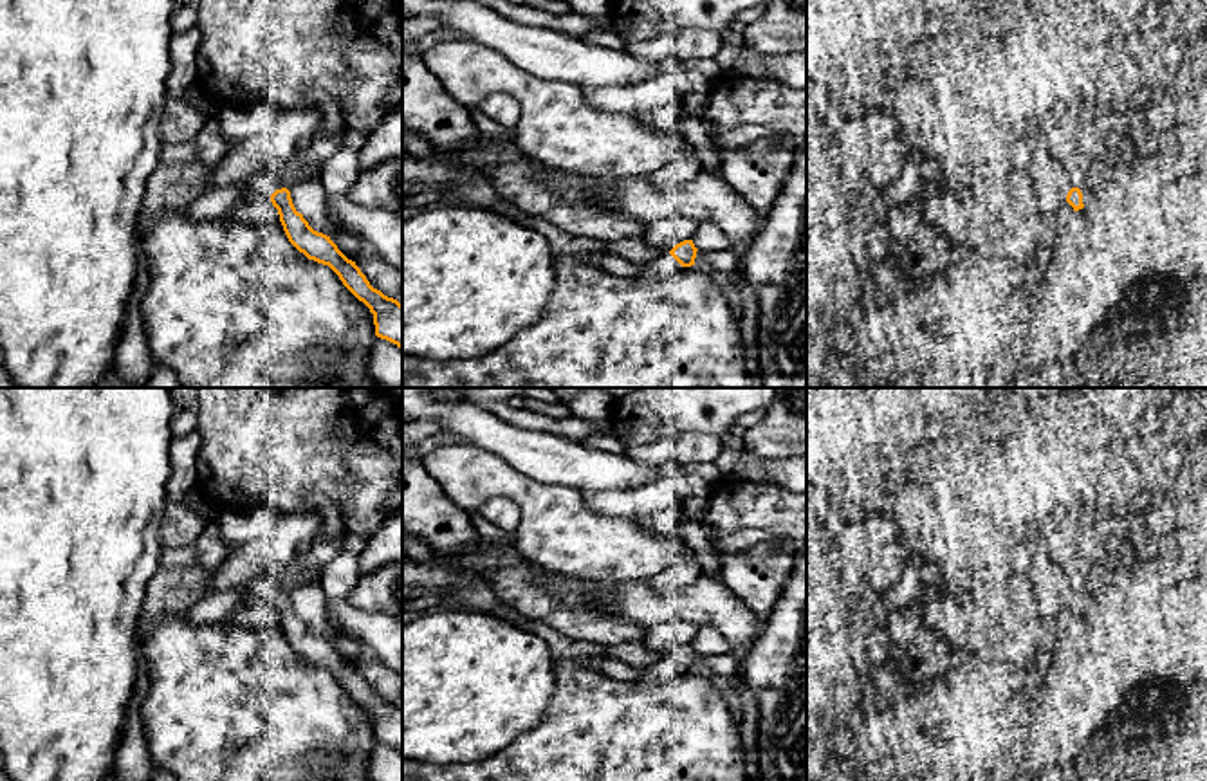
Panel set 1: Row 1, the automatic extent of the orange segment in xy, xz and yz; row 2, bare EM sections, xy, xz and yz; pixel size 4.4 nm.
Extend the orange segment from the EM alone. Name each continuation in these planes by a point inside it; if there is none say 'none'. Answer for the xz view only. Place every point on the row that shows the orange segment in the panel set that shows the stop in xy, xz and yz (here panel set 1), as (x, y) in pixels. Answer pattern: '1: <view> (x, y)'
1: xz (664, 266)

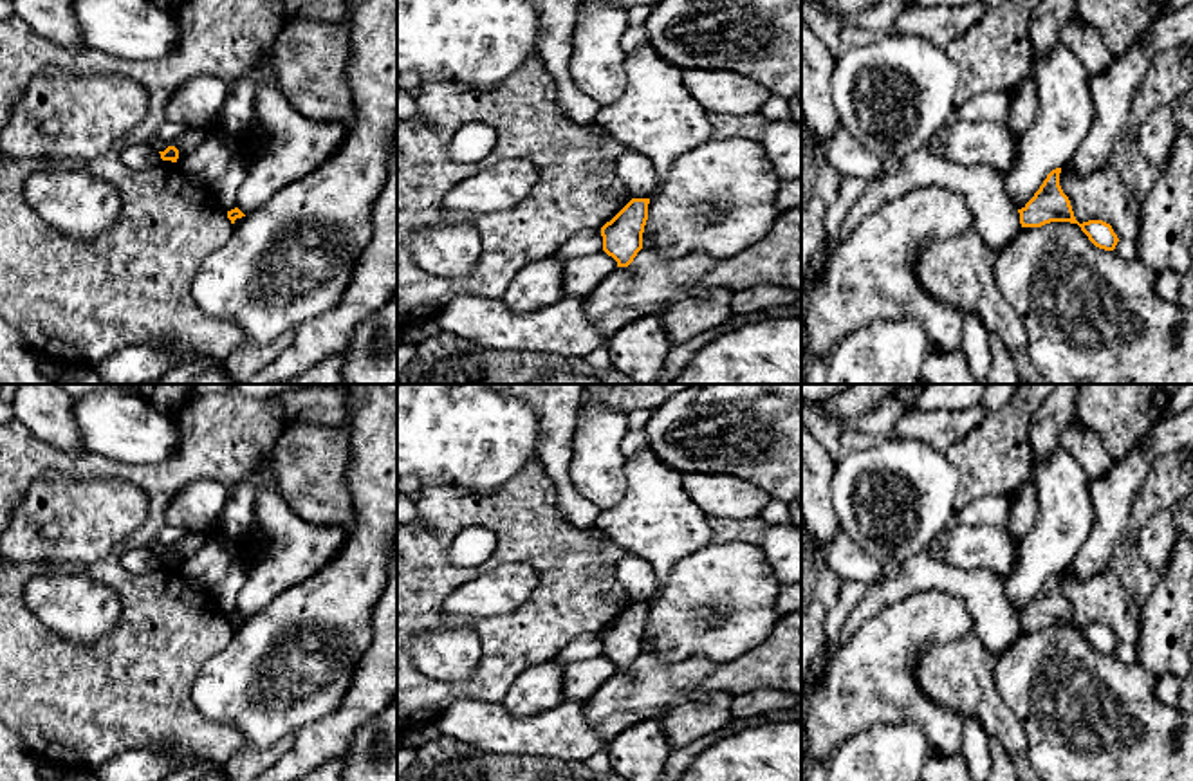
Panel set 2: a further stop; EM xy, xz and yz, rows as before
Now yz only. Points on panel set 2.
none

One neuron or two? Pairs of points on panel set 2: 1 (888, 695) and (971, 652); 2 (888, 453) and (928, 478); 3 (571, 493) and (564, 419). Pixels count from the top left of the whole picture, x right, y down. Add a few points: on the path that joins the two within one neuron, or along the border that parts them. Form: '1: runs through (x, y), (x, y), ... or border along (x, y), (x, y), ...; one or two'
1: border along (932, 644), (915, 662), (915, 682), (950, 707); two
2: runs through (897, 462), (919, 478); one
3: runs through (560, 475), (558, 437); one

